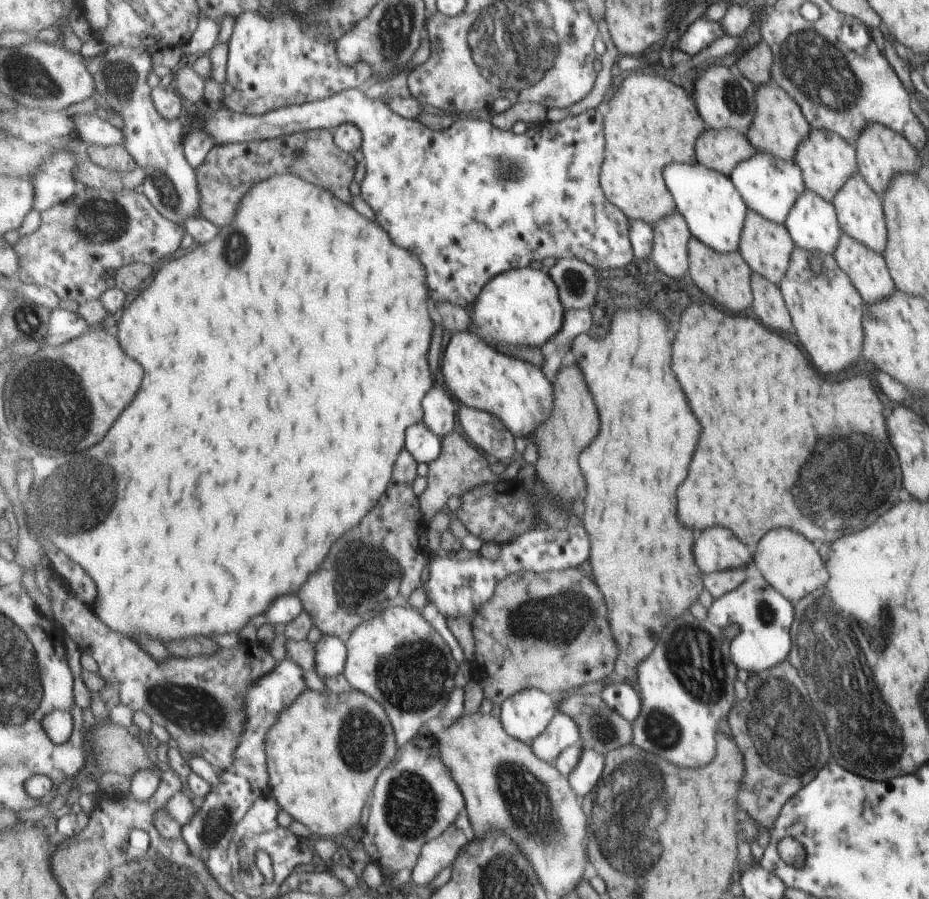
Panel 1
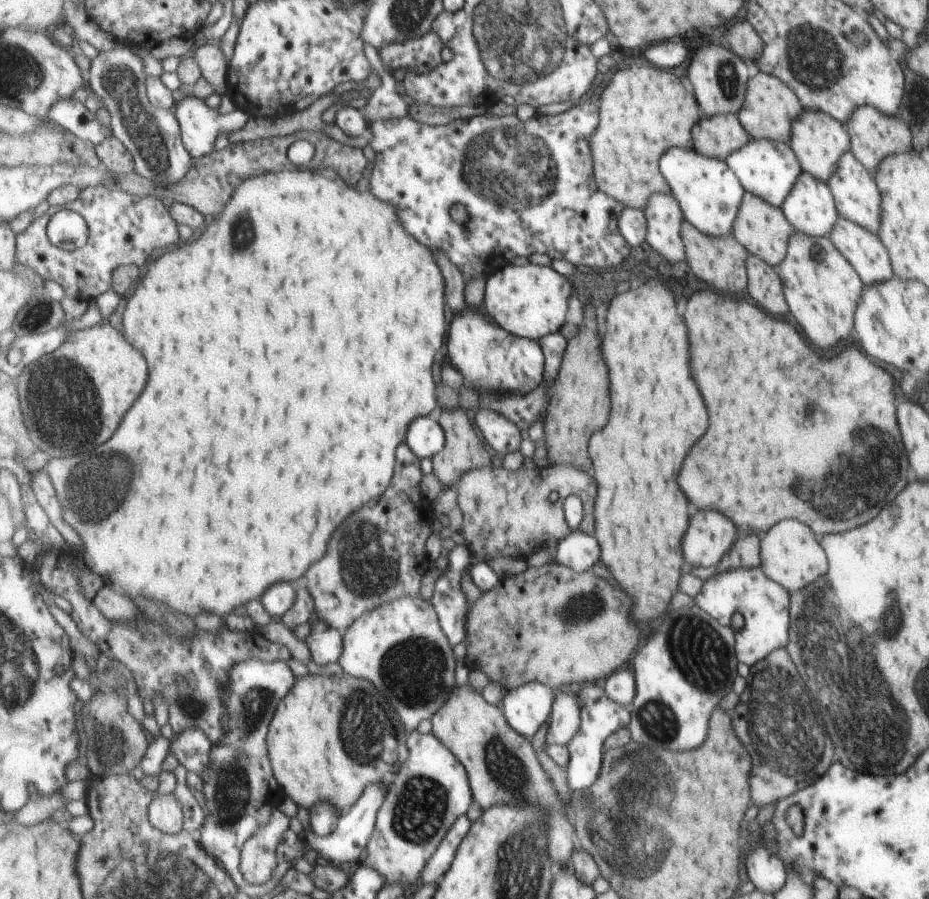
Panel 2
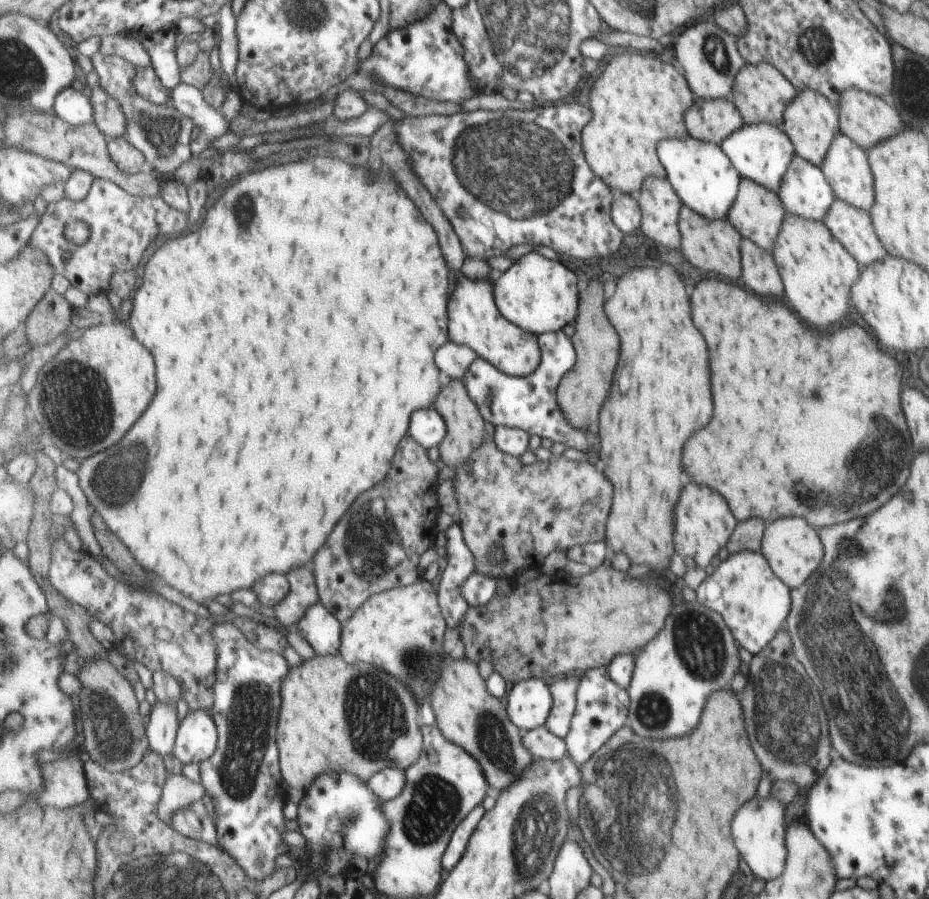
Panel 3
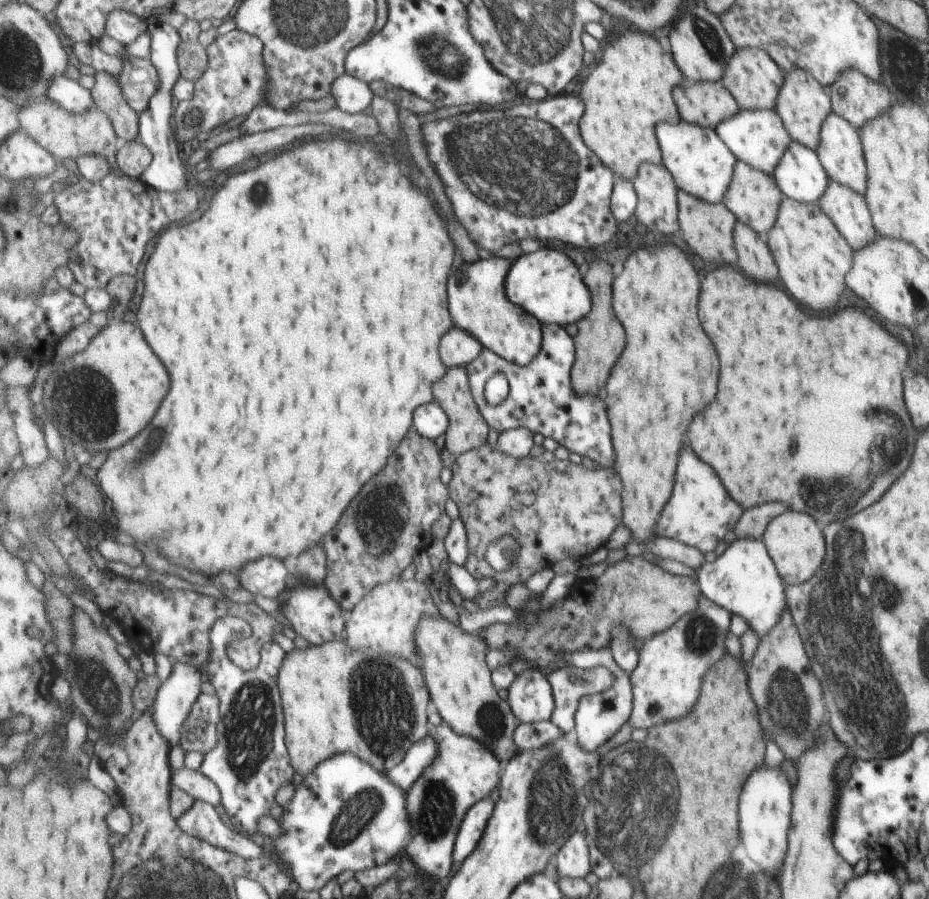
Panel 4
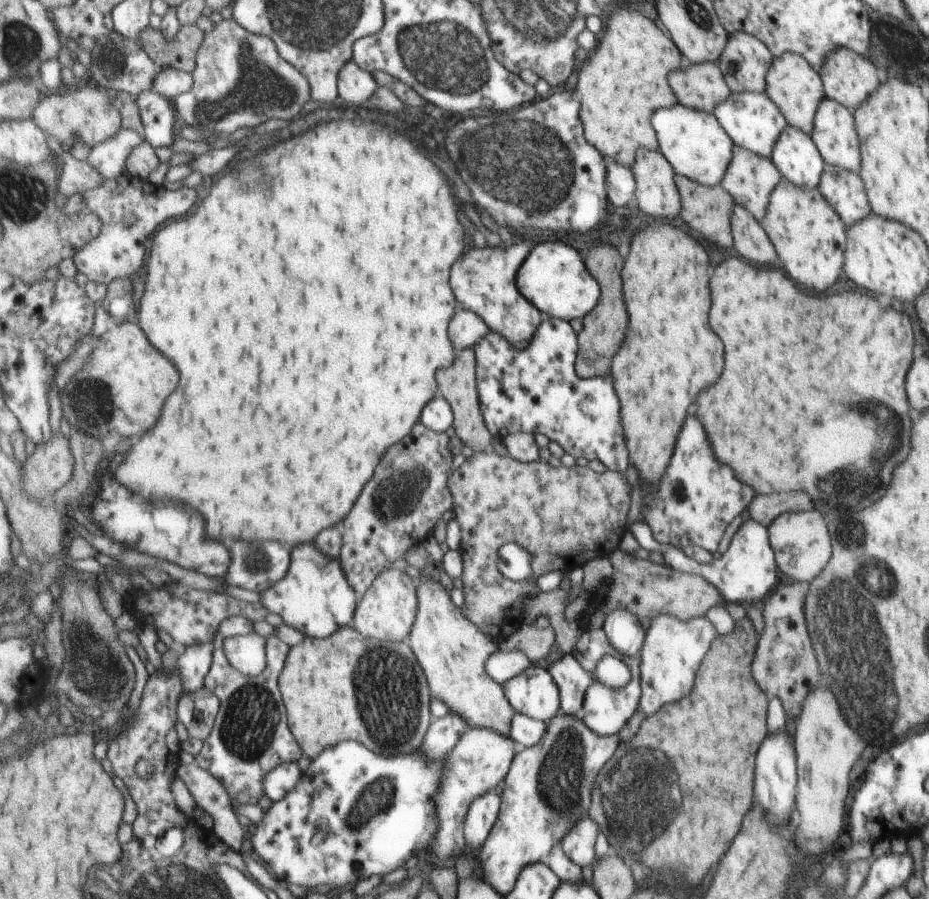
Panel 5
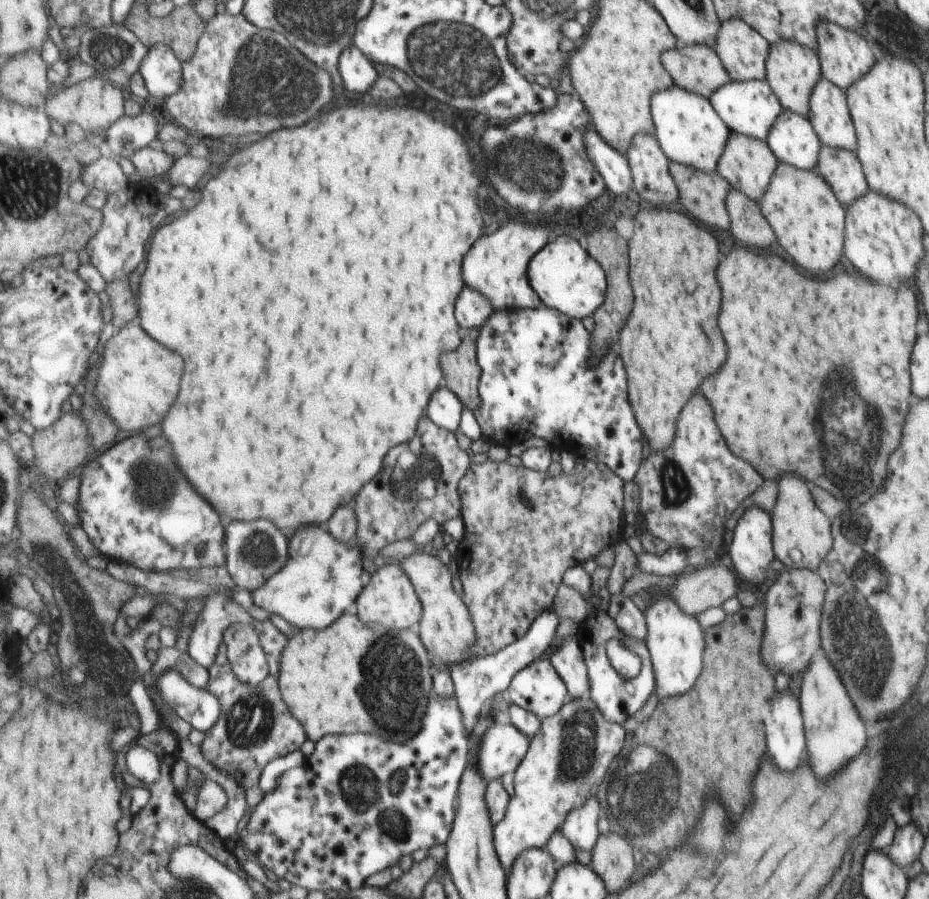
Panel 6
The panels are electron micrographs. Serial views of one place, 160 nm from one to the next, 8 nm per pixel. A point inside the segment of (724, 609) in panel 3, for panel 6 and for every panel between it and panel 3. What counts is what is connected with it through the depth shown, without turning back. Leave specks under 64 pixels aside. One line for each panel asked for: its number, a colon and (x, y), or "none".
4: (742, 579)
5: (745, 572)
6: (749, 550)

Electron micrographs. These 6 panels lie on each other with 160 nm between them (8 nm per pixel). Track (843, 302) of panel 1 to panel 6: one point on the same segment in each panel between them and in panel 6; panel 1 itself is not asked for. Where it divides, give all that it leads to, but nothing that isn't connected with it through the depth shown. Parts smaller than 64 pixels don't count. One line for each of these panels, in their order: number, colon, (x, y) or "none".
2: (820, 287)
3: (816, 272)
4: (811, 256)
5: (807, 234)
6: (806, 219)

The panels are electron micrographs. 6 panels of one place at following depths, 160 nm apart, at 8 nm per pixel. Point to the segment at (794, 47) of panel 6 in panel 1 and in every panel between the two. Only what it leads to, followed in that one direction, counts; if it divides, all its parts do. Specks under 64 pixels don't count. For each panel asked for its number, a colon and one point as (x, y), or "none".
1: (825, 160)
2: (817, 139)
3: (809, 120)
4: (802, 105)
5: (791, 84)

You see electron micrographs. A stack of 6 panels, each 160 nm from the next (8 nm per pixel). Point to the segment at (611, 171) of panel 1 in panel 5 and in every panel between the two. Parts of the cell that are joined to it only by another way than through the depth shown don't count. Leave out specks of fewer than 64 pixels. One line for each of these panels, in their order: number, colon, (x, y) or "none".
2: (644, 110)
3: (638, 100)
4: (629, 91)
5: (624, 81)

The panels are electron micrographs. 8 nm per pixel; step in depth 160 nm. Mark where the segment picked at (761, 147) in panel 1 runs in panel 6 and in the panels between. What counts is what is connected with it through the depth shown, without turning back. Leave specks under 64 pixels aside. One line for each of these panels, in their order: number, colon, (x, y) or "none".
2: (770, 107)
3: (760, 93)
4: (752, 77)
5: (744, 62)
6: (743, 52)

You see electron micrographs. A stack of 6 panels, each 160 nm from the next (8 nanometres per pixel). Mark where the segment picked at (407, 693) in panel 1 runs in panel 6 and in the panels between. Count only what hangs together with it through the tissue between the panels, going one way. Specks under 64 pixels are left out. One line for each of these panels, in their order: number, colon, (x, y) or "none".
2: (400, 646)
3: (402, 630)
4: (386, 620)
5: (388, 611)
6: (389, 599)

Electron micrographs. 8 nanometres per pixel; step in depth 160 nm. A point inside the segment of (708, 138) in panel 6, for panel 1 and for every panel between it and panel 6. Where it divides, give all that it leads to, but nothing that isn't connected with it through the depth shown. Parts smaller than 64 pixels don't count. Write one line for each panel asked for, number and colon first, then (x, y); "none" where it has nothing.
1: (714, 211)
2: (708, 192)
3: (702, 175)
4: (699, 160)
5: (697, 146)

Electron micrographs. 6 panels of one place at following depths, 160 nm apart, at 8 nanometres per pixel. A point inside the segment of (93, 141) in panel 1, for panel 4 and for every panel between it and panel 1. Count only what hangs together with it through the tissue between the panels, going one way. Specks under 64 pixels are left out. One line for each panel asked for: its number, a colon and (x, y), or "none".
2: (72, 115)
3: (72, 105)
4: (67, 92)

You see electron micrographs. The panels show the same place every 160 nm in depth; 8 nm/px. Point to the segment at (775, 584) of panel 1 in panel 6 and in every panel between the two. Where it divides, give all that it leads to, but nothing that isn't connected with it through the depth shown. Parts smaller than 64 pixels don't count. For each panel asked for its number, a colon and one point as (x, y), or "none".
2: (789, 555)
3: (789, 544)
4: (794, 542)
5: (799, 539)
6: (801, 540)

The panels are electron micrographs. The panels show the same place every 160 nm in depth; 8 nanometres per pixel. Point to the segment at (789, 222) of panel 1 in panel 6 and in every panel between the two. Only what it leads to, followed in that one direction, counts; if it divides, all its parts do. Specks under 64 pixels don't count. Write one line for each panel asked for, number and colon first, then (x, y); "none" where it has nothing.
2: (809, 206)
3: (803, 190)
4: (799, 174)
5: (794, 154)
6: (792, 140)

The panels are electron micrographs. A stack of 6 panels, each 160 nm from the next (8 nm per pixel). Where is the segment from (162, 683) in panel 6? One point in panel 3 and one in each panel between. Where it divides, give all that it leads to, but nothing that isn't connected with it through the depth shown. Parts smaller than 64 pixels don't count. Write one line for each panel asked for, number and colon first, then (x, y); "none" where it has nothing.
3: (197, 738)
4: (199, 732)
5: (197, 711)

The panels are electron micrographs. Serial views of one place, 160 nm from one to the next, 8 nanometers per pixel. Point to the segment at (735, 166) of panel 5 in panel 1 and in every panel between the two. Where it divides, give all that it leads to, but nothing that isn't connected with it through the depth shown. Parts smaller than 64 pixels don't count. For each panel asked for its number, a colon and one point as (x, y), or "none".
1: (766, 246)
2: (760, 227)
3: (756, 212)
4: (752, 195)

